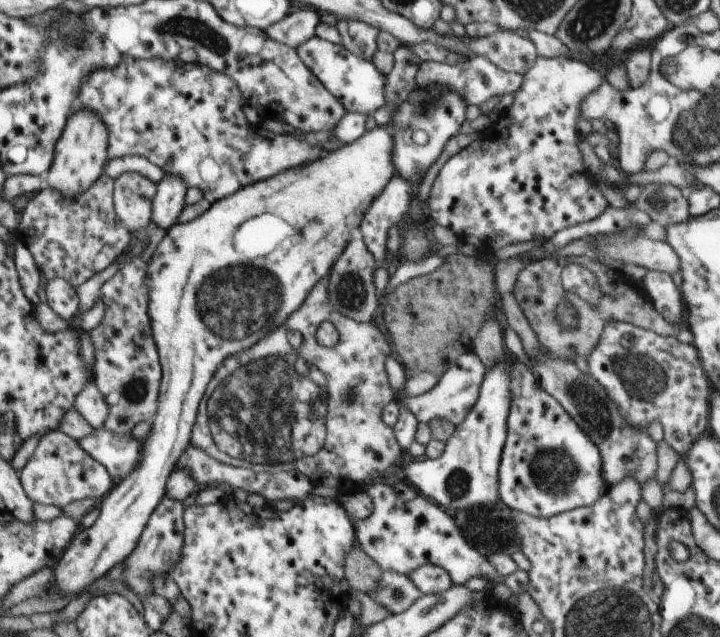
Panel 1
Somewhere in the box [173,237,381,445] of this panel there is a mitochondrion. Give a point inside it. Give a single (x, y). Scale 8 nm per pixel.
(234, 304)

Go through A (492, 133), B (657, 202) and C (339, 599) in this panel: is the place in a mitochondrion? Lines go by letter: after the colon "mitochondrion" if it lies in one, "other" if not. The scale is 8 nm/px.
A: other
B: mitochondrion
C: other

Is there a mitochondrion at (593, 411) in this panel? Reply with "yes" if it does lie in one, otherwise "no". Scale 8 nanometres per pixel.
yes

